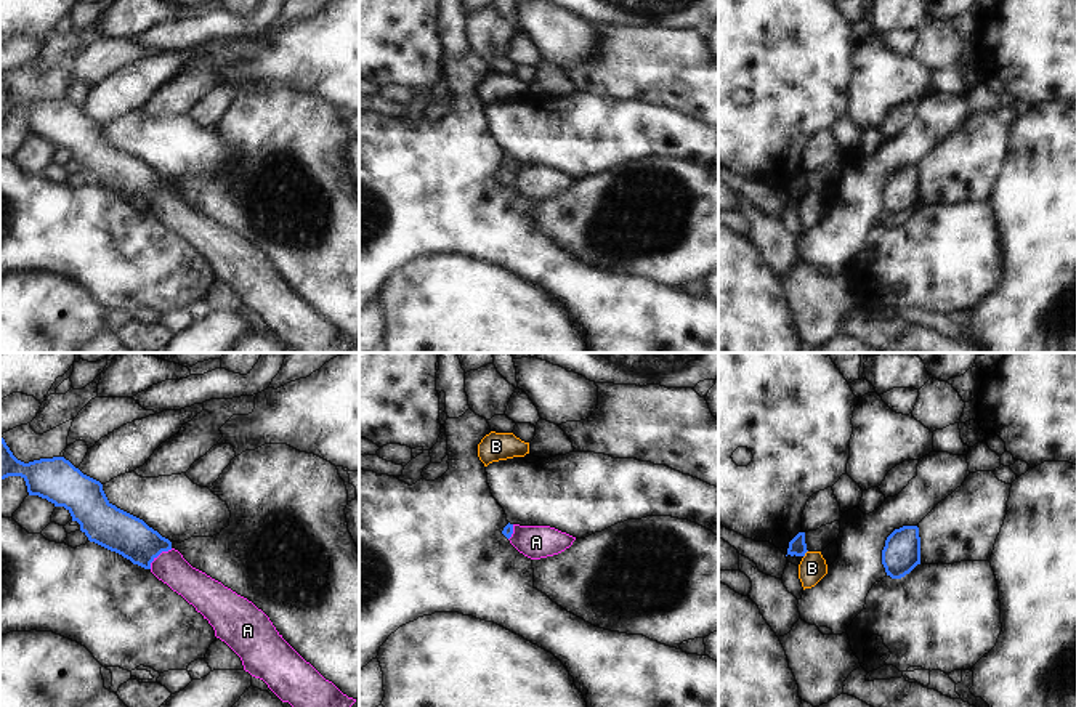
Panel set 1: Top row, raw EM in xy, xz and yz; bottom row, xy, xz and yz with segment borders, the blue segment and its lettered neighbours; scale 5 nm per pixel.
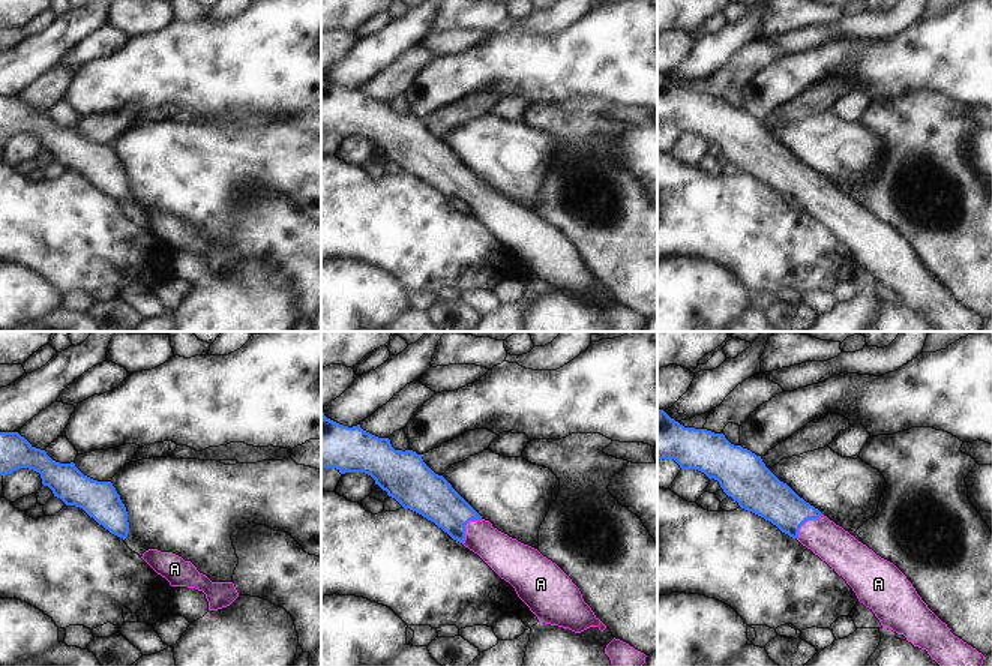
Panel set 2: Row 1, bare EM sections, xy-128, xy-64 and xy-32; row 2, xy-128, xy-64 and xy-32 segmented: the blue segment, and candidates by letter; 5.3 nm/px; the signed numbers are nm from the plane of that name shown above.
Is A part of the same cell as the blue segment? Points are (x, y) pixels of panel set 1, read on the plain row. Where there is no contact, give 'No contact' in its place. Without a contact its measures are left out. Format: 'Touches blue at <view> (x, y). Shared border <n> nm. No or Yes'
Touches blue at xy (159, 194). Shared border 160 nm. Yes.

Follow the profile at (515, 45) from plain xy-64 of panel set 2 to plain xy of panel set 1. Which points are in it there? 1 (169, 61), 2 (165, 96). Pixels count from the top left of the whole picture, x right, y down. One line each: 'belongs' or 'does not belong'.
1: belongs
2: does not belong

